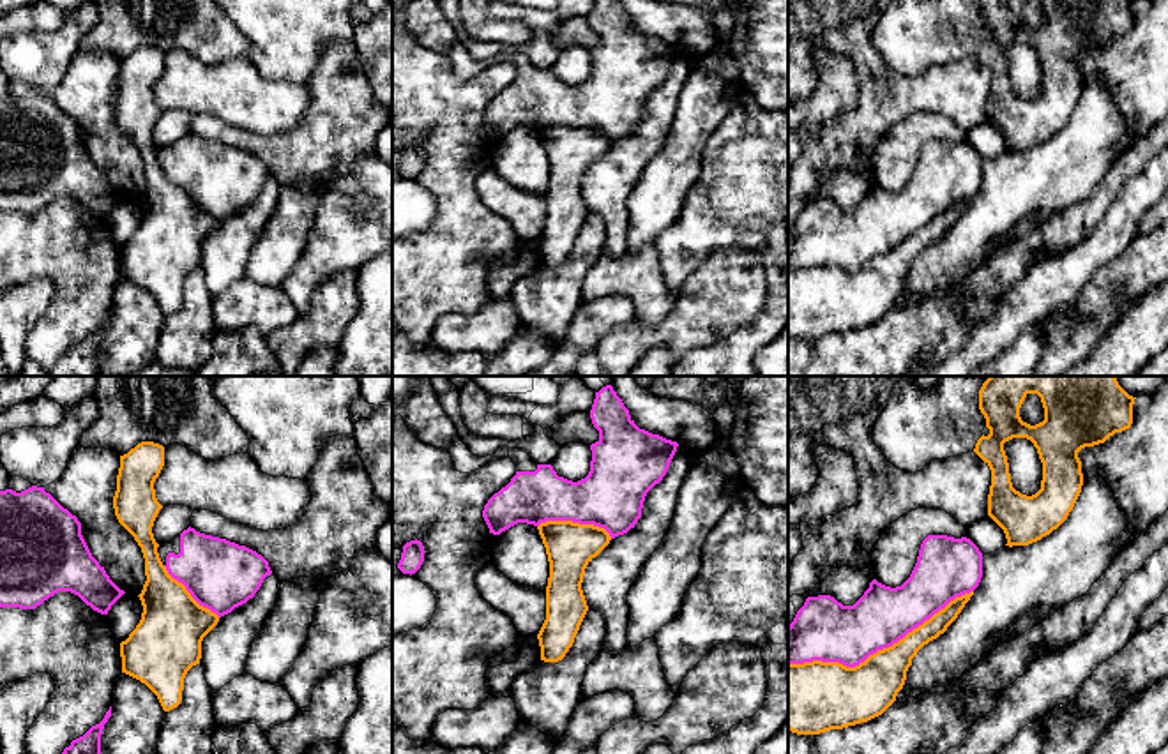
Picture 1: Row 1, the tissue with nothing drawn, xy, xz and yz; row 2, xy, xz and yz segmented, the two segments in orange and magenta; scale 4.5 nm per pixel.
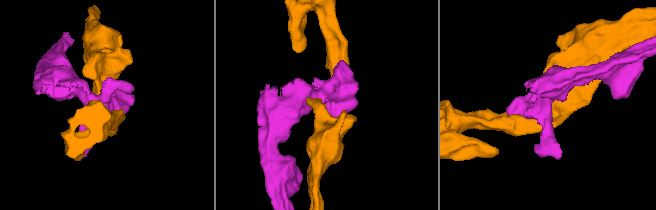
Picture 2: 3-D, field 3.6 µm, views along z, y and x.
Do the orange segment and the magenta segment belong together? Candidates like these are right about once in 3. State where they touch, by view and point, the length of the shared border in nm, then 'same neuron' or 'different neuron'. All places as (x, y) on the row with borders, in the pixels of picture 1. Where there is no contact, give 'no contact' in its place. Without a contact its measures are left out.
contact yz (880, 650); length 900 nm; different neuron

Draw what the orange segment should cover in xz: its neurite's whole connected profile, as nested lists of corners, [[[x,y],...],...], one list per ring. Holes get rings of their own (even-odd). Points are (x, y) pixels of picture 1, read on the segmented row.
[[[573,521],[537,526],[550,562],[546,620],[537,634],[541,660],[558,662],[574,643],[588,611],[581,583],[587,565],[610,544],[604,528]]]

